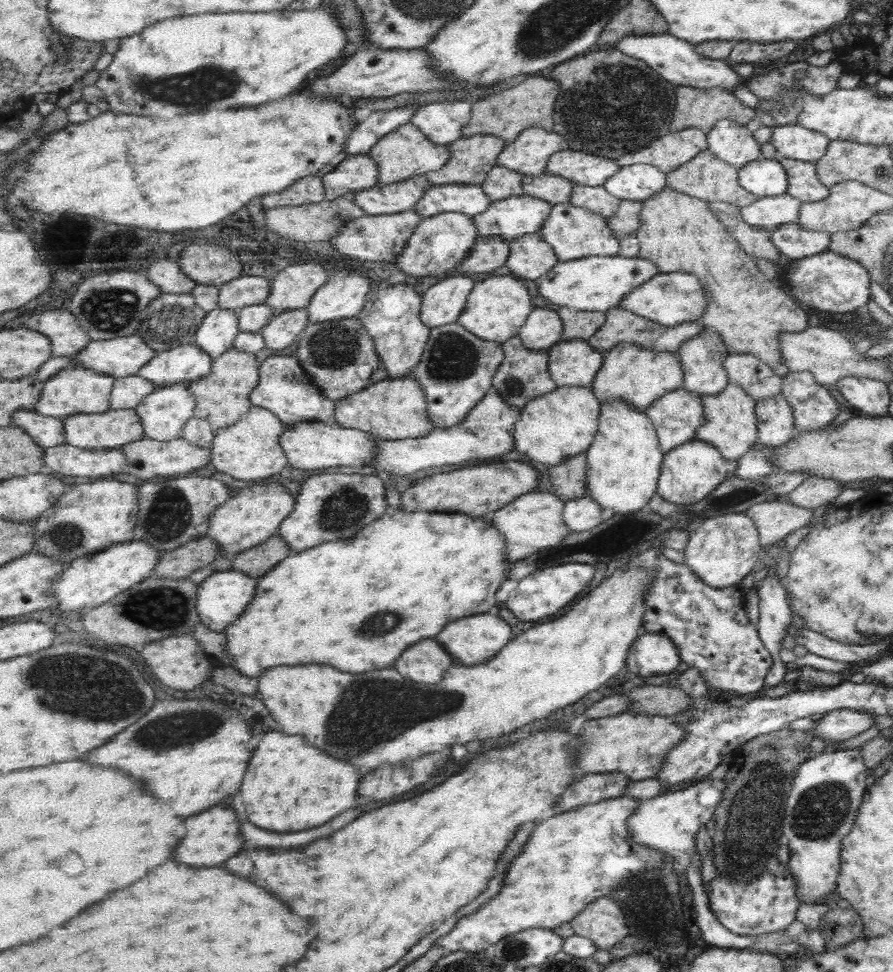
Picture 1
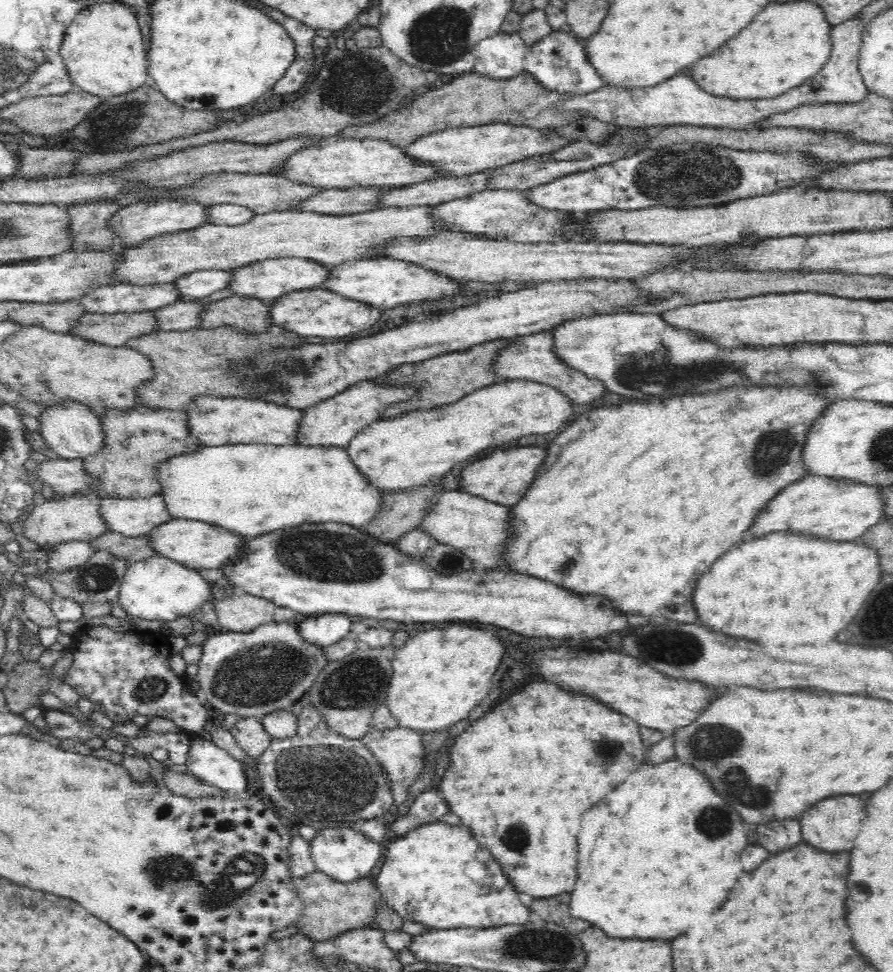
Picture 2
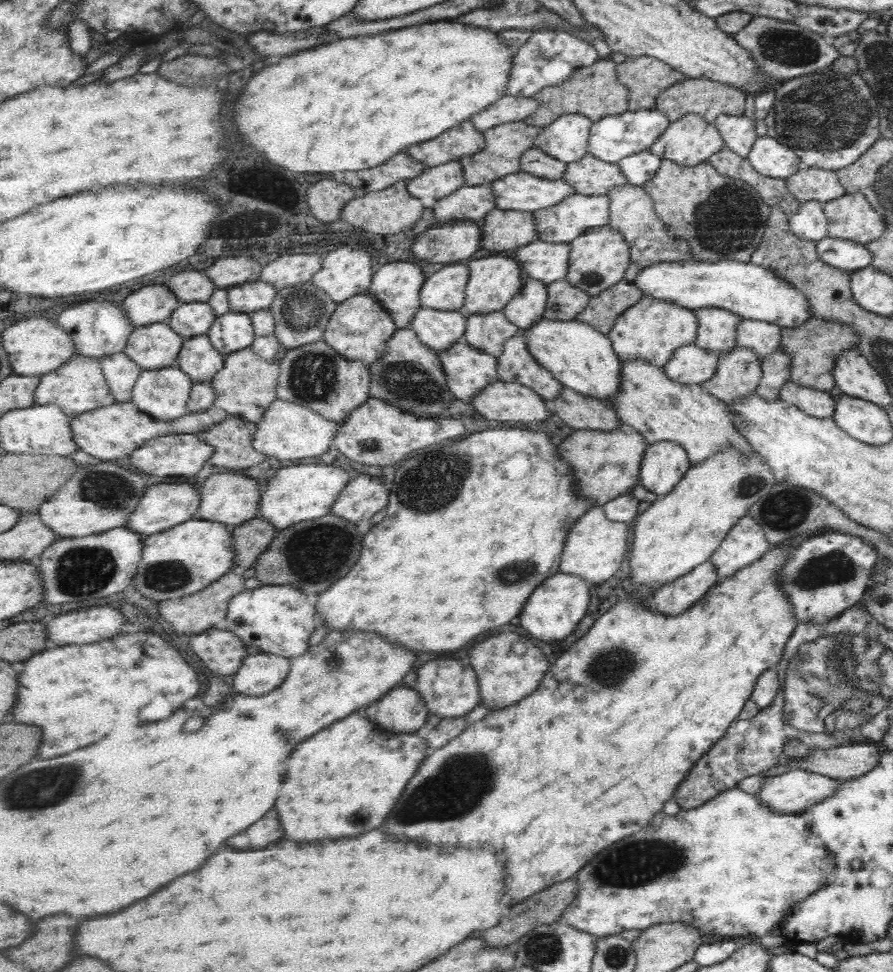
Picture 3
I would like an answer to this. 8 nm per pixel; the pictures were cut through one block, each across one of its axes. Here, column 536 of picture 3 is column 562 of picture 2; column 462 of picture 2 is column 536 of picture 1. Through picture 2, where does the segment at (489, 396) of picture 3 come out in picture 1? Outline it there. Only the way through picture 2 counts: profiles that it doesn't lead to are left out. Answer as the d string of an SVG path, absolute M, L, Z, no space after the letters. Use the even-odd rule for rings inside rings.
M565 386L557 388L553 394L545 394L545 398L535 398L521 410L521 420L515 430L515 450L533 458L533 462L541 462L549 468L557 468L569 458L583 454L593 444L593 438L599 430L601 402L593 396L589 388Z

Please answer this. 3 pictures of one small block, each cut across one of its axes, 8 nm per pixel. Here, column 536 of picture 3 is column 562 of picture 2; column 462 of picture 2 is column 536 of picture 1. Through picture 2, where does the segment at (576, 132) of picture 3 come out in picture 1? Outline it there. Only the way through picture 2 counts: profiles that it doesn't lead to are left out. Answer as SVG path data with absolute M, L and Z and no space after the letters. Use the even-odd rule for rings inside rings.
M529 128L515 142L507 144L499 158L499 166L523 172L525 176L543 176L549 170L553 154L569 148L569 142L555 130Z

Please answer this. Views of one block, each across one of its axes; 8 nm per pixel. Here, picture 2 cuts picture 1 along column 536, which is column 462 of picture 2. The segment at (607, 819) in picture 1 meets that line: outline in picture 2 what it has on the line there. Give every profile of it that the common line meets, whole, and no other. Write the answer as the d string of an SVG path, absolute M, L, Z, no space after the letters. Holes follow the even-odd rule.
M442 822L420 826L388 844L384 864L376 876L376 890L402 920L418 922L434 930L488 930L496 926L524 926L534 920L532 912L518 900L520 894L516 894L504 874L500 874L500 866L488 864L492 858L474 846L476 842L472 842L472 834L464 828L452 828Z

